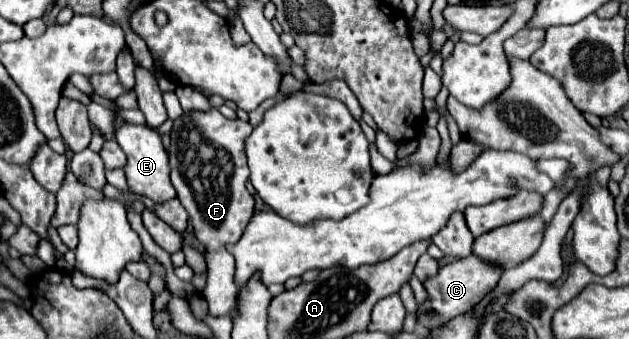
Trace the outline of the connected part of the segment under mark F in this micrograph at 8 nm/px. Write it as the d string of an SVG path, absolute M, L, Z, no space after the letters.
M218 109L184 111L172 125L170 145L170 179L180 203L190 215L198 241L206 247L208 283L202 297L208 303L210 315L228 315L234 309L234 257L226 253L226 243L236 243L242 237L248 221L254 215L254 197L246 189L248 165L244 155L244 139L252 133L252 125L240 119L226 119Z

